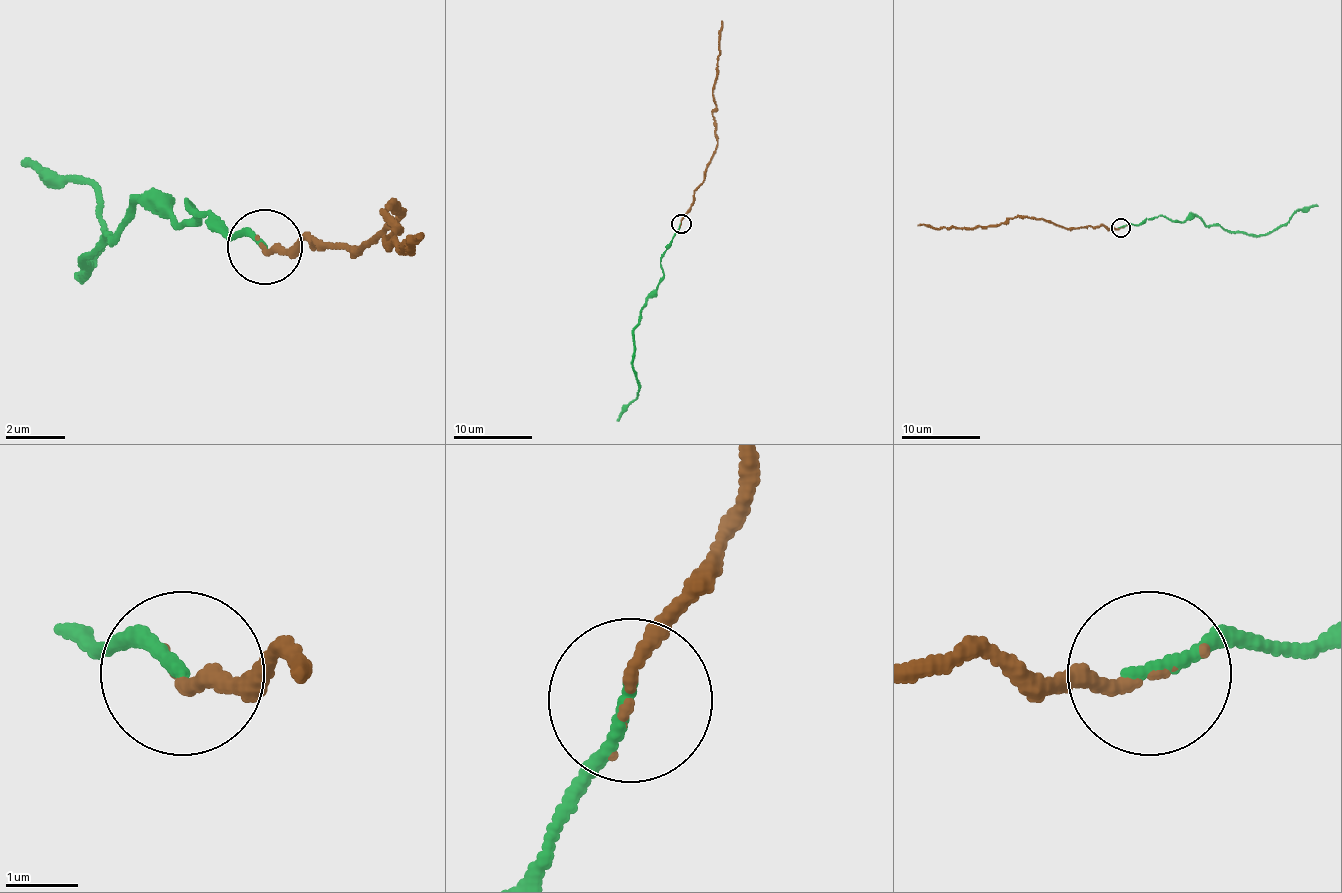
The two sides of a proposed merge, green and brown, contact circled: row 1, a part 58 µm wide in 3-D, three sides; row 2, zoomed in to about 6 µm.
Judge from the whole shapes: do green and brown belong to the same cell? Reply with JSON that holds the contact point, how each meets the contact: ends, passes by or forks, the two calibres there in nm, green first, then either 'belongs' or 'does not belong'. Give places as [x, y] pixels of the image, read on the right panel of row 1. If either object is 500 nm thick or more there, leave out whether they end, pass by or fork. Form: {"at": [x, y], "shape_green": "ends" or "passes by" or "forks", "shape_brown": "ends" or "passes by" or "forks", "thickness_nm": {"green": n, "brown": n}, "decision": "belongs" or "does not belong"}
{"at": [1120, 227], "shape_green": "ends", "shape_brown": "ends", "thickness_nm": {"green": 180, "brown": 160}, "decision": "belongs"}

